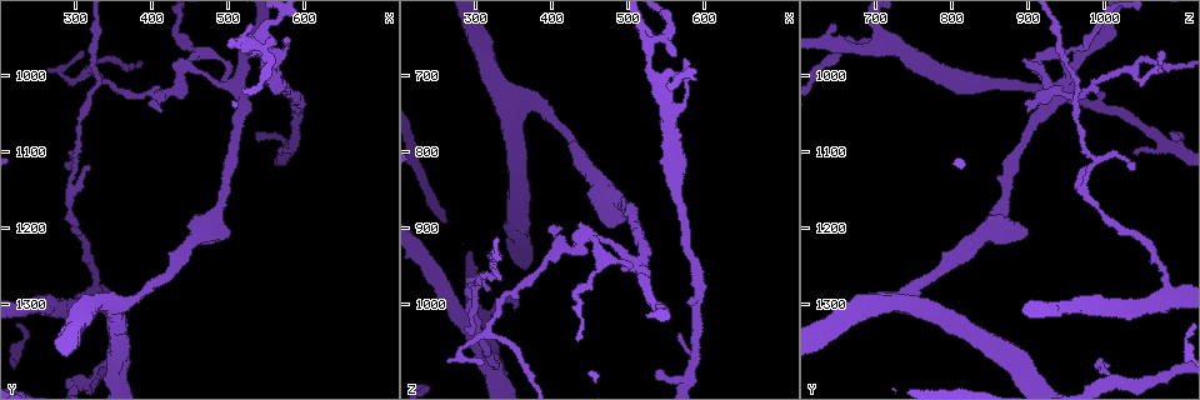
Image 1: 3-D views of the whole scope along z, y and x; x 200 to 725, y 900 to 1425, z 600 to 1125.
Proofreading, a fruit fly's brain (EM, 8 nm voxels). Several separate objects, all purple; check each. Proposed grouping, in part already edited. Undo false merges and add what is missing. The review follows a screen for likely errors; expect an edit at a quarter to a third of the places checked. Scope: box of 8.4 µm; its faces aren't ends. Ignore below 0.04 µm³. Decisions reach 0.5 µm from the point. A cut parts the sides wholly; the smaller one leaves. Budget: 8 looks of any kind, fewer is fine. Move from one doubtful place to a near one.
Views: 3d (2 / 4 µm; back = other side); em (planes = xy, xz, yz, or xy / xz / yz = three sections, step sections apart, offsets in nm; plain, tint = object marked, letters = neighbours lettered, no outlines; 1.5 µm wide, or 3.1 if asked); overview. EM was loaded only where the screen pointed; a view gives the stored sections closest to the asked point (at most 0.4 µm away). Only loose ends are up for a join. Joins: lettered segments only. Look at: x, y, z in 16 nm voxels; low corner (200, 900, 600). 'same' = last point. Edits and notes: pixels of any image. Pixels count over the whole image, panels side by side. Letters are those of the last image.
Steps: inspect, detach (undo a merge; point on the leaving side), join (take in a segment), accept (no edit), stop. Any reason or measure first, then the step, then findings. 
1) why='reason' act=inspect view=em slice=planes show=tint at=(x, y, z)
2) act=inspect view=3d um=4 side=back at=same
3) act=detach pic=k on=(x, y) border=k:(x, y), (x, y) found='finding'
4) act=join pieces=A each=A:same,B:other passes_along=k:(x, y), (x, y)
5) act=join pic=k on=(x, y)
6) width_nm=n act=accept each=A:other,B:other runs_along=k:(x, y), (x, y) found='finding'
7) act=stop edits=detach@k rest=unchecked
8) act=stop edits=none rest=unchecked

why='tapers out' act=inspect view=3d um=2 side=back at=(355, 1380, 1005)

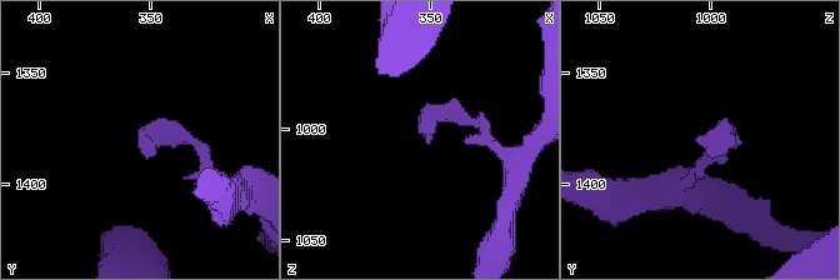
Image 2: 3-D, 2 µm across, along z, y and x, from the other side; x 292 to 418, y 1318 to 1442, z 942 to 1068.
act=inspect view=em slice=yz step=8 show=letters at=(353, 1378, 1006)

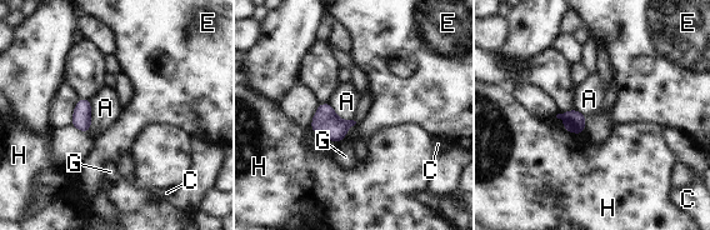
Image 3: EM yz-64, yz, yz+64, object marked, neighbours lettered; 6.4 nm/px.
longest_contact=H:220nm act=accept each=A:other,C:other,E:other,G:other,H:other found='none of them fits'

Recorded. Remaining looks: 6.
why='an open end' act=inspect view=em slice=planes show=plain at=(415, 1045, 900)

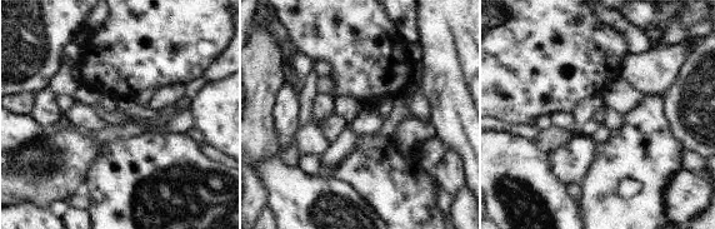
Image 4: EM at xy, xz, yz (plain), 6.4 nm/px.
act=inspect view=em slice=planes show=letters at=same

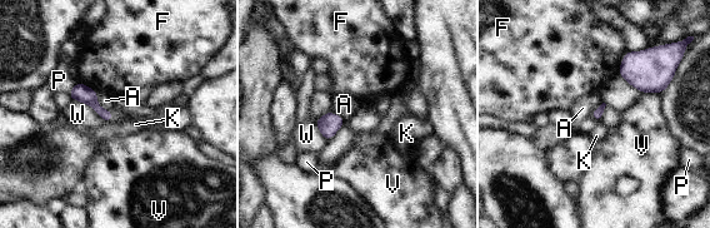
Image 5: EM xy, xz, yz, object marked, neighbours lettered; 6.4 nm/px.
longest_contact=W:280nm act=accept each=A:other,F:other,K:other,P:other,V:other,W:other border=5:(110, 120), (106, 123) found='none of them fits'

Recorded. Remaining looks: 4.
why='calibre changes' act=inspect view=em slice=planes show=letters at=(505, 1010, 945)

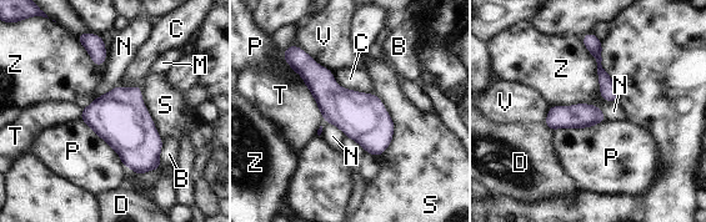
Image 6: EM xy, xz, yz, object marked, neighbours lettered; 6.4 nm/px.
width_nm=160 act=accept each=B:other,C:other,D:other,M:other,N:other,P:other,S:other,T:other,V:other,Z:other border=6:(331, 71), (343, 87), (372, 94) found='all the same neuron'

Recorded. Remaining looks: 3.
act=stop edits=none rest=unchecked

